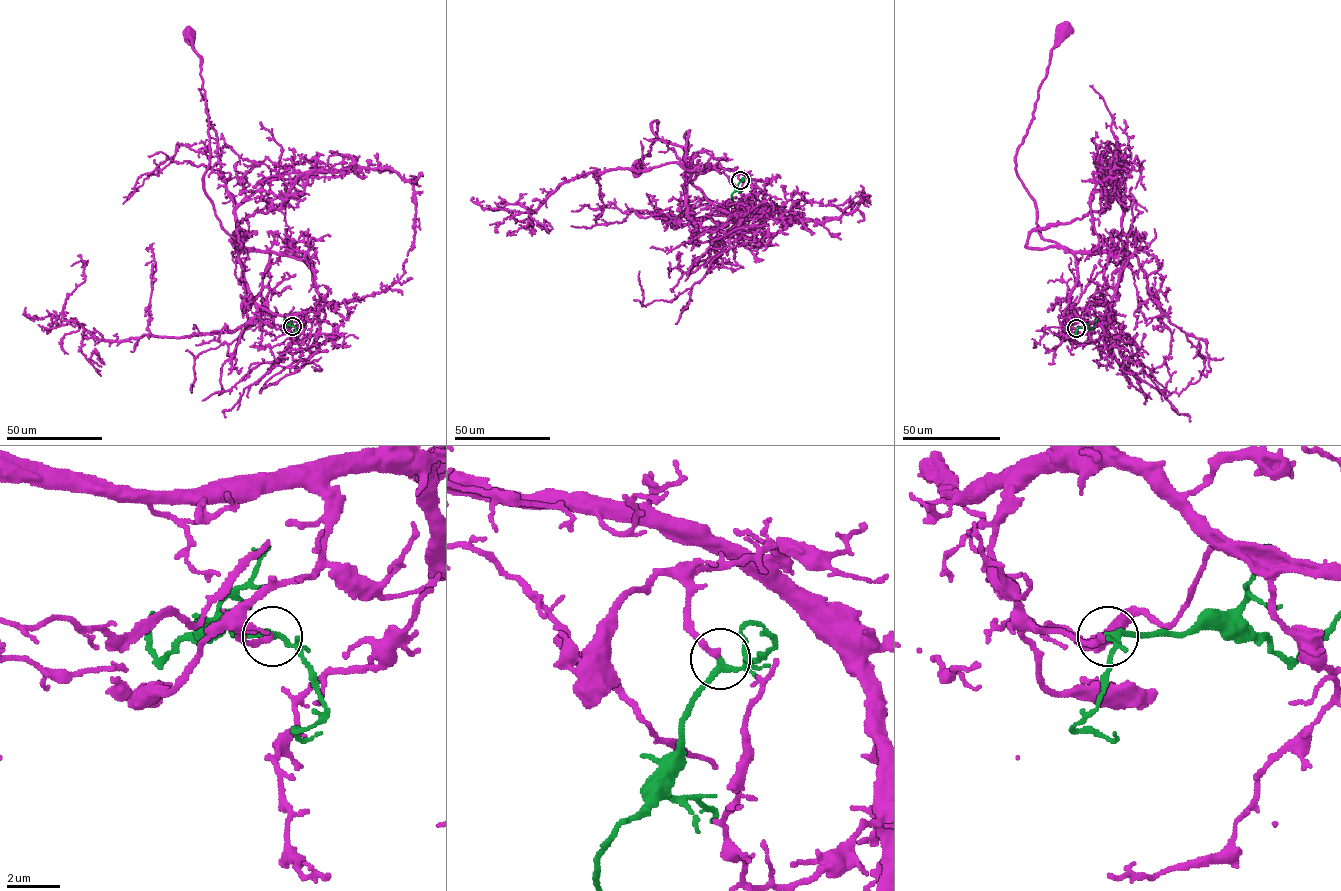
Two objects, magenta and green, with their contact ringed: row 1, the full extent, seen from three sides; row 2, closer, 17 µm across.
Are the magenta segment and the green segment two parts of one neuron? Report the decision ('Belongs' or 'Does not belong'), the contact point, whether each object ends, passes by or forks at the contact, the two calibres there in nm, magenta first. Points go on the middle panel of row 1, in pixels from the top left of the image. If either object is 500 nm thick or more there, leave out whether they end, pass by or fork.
Belongs. Place: (740, 180). At the ring magenta ends. At the ring green passes by. Thickness 260 nm (magenta) against 200 nm

